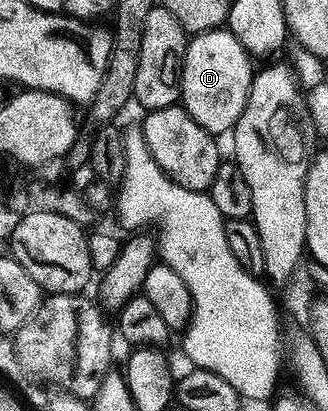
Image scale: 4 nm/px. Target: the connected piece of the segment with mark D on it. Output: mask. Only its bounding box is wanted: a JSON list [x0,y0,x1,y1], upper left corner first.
[183,30,255,134]

